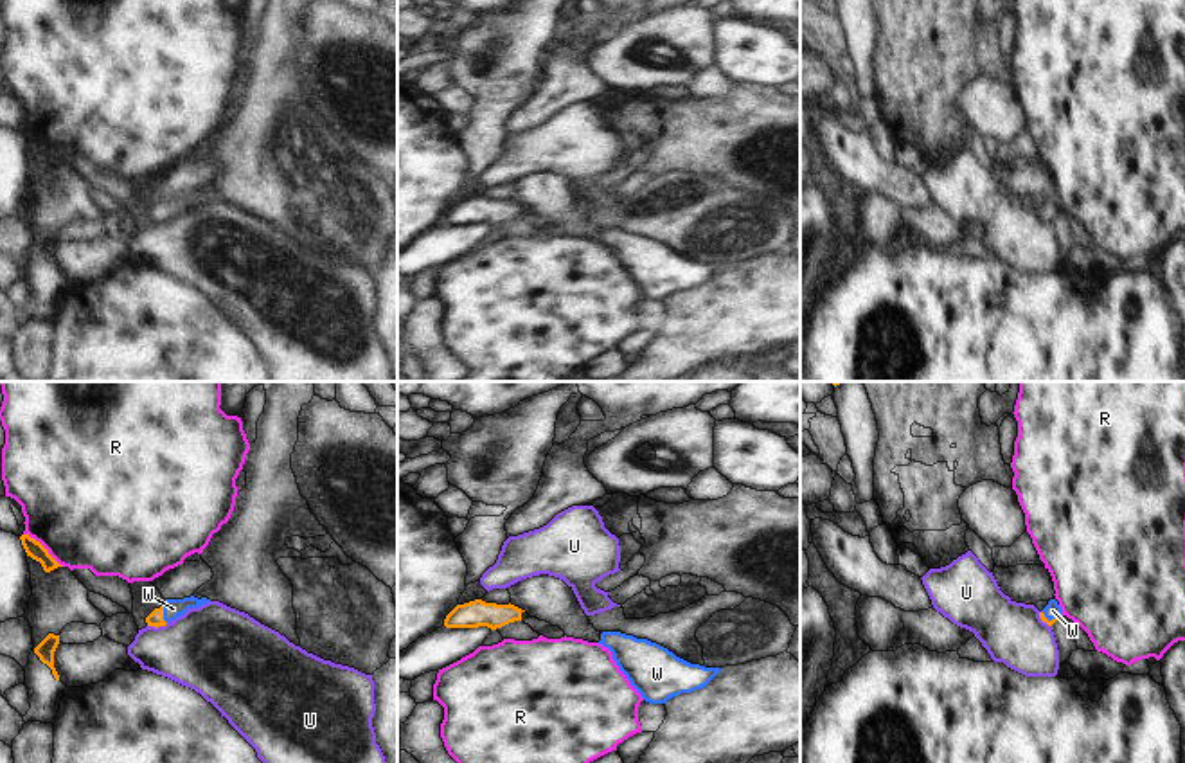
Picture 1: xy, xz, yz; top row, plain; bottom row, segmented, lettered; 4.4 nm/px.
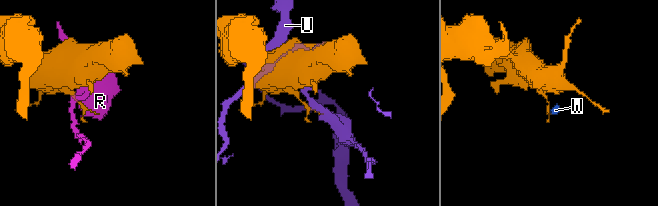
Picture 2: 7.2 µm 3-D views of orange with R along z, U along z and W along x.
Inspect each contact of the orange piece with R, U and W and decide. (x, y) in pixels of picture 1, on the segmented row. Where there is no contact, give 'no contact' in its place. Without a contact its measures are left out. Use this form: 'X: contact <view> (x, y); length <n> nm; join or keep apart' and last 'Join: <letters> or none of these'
R: contact xy (44, 547); length 240 nm; keep apart
U: contact xy (157, 627); length 100 nm; keep apart
W: contact xy (162, 616); length 80 nm; join
Join: W

